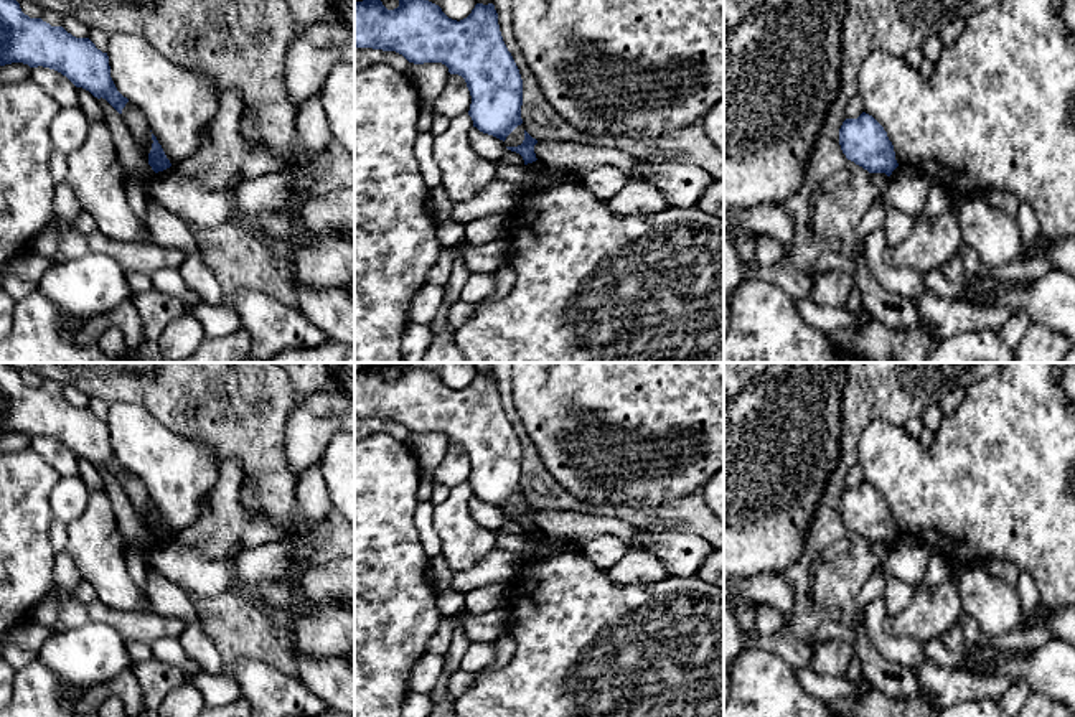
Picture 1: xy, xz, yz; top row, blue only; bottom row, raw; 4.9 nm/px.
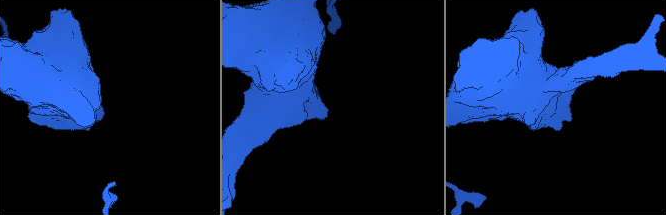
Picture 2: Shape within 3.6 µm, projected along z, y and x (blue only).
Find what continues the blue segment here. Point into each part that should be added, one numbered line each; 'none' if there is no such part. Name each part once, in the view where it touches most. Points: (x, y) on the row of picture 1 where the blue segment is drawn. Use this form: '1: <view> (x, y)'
none

